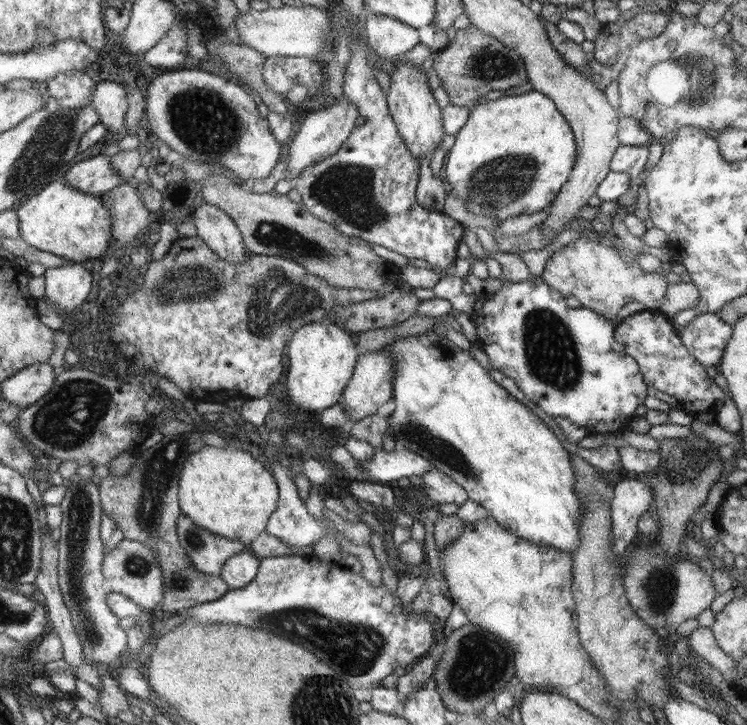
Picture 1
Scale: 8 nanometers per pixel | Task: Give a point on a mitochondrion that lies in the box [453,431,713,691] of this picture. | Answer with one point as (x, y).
(659, 588)

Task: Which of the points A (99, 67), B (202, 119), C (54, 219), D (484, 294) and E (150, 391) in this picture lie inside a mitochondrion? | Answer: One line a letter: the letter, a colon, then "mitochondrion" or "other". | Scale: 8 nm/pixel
A: other
B: mitochondrion
C: other
D: other
E: other

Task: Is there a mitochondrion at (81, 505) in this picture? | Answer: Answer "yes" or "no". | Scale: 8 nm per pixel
yes

